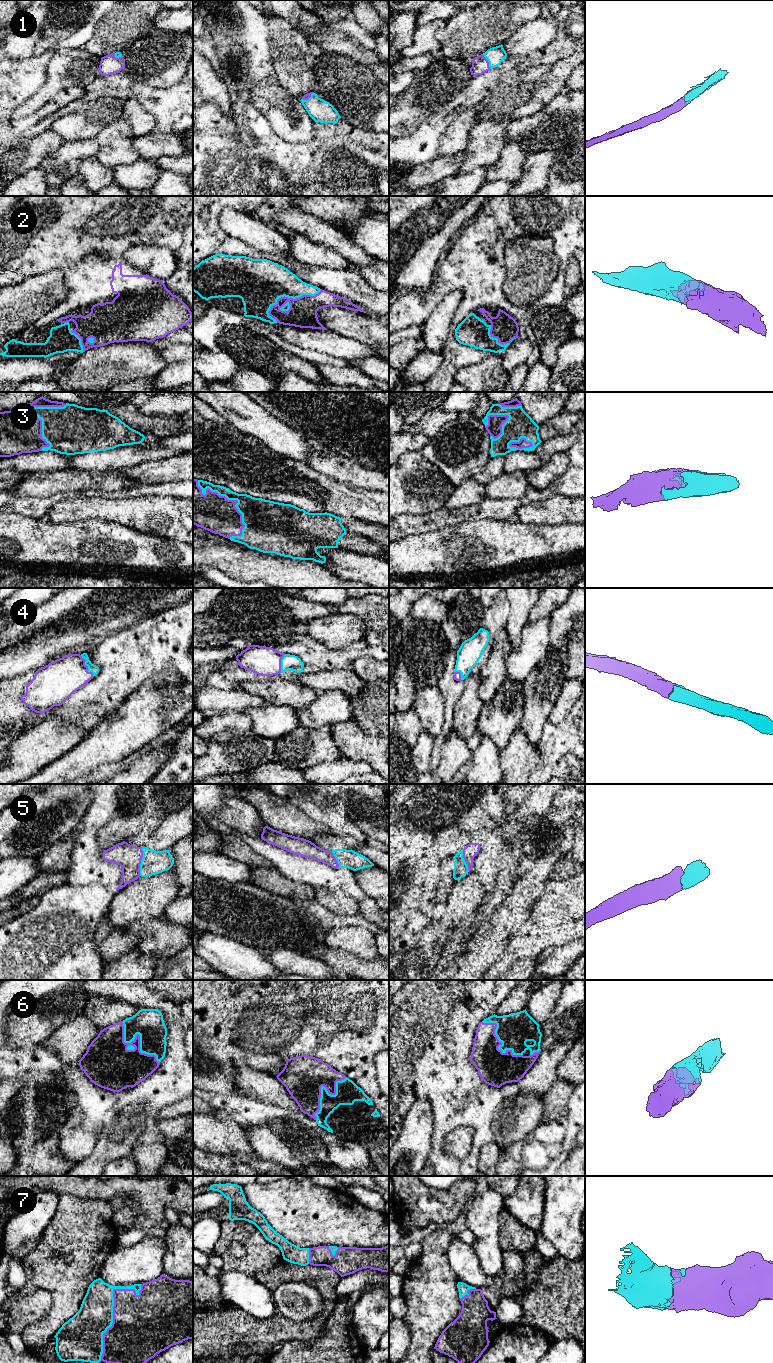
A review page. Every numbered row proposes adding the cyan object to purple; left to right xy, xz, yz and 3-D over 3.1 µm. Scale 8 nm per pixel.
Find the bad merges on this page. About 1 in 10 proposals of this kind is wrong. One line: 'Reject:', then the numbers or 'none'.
Reject: none

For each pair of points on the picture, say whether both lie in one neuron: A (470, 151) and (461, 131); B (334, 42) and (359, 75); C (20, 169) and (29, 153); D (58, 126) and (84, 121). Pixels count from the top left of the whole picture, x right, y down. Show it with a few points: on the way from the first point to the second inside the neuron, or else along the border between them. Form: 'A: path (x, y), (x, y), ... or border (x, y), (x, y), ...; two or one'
A: border (477, 122), (471, 129), (466, 146), (462, 150); two
B: border (321, 50), (345, 54), (365, 66); two
C: path (24, 165), (29, 160), (29, 157); one
D: path (64, 126), (78, 125); one

